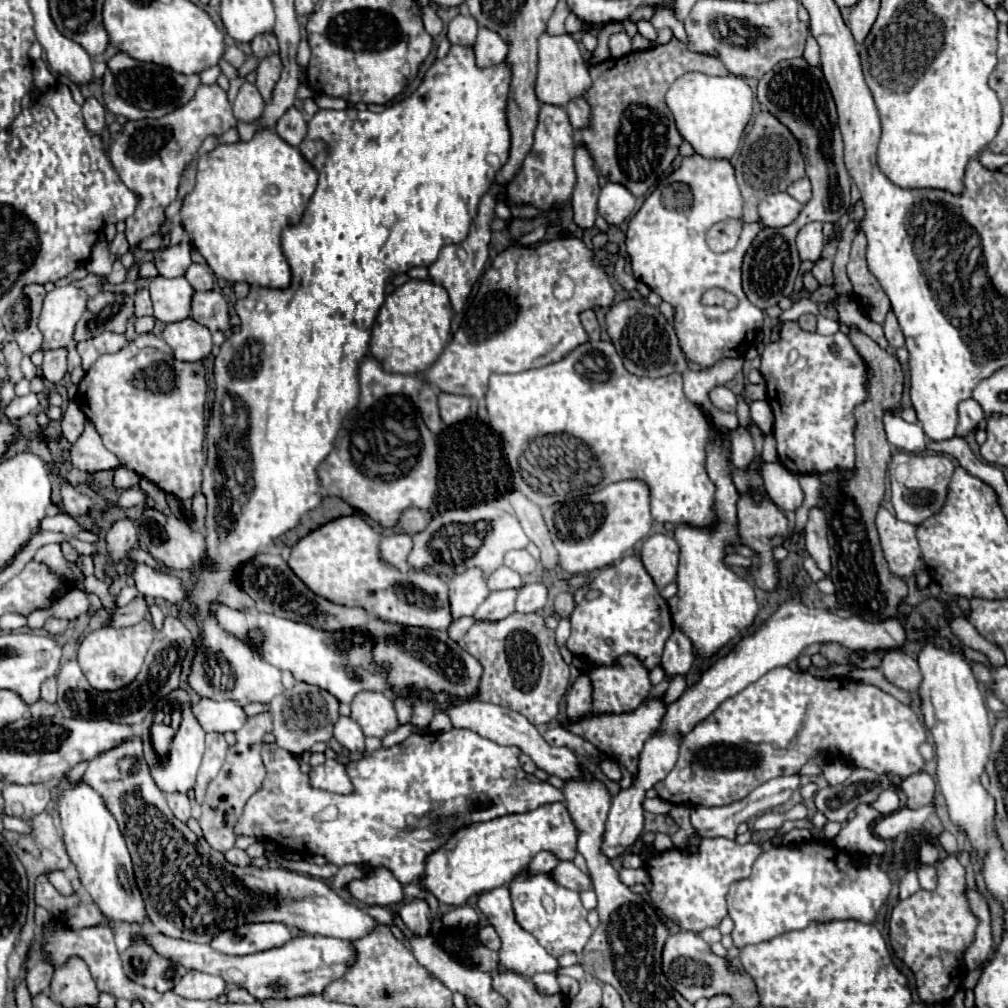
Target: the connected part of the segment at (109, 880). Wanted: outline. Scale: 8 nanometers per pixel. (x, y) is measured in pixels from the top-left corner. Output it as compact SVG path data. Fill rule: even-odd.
M62 778L58 784L58 814L68 856L78 868L82 886L90 892L102 914L114 922L130 922L140 926L148 922L124 836L120 834L114 816L106 810L100 794L82 782L70 784L66 778Z

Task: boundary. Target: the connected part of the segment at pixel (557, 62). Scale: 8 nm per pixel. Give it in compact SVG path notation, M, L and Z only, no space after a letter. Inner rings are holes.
M544 32L540 36L538 48L538 80L536 80L536 96L544 104L566 106L572 98L582 96L590 88L592 80L588 76L588 64L584 62L576 40L570 34L552 36Z

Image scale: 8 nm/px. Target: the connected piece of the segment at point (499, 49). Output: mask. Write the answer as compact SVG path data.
M490 28L478 30L478 40L474 44L476 62L480 68L488 68L494 64L500 64L508 54L508 44L500 38L498 32L492 32Z

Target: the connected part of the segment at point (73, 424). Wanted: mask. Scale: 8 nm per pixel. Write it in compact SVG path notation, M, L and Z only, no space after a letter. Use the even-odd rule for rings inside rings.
M70 402L64 416L62 416L62 434L68 442L76 442L78 436L84 432L84 424L86 424L86 416L80 410L80 406L76 402Z

